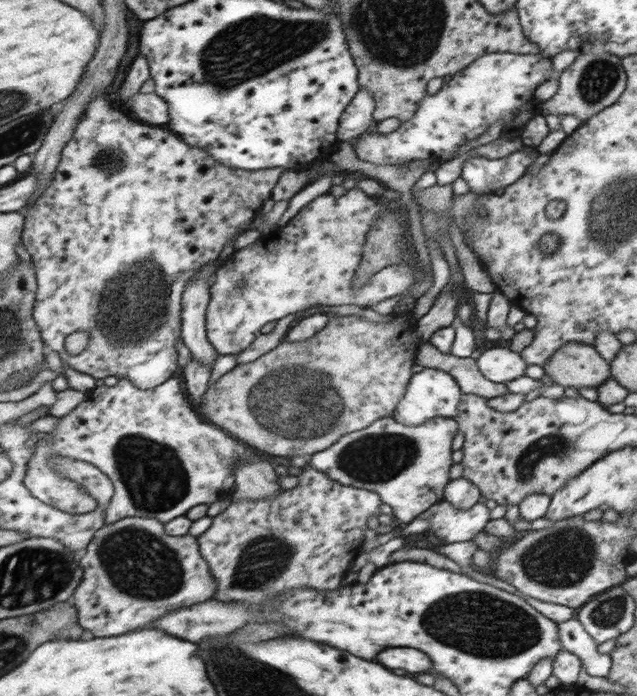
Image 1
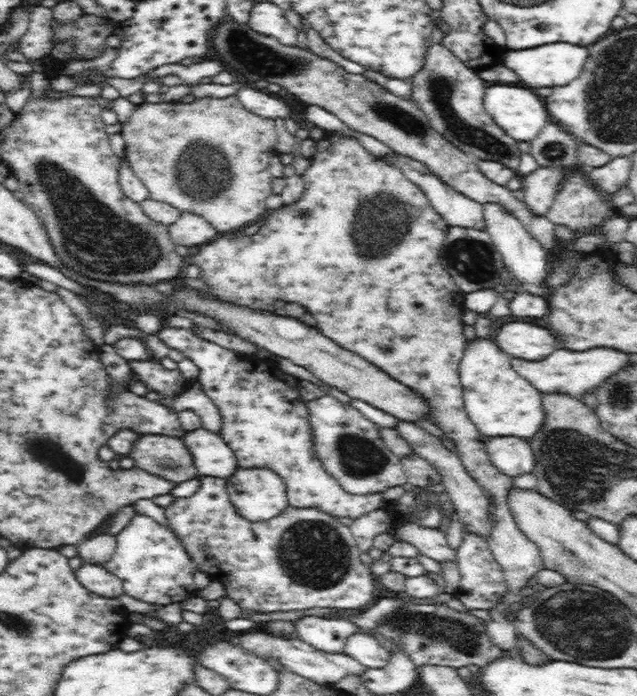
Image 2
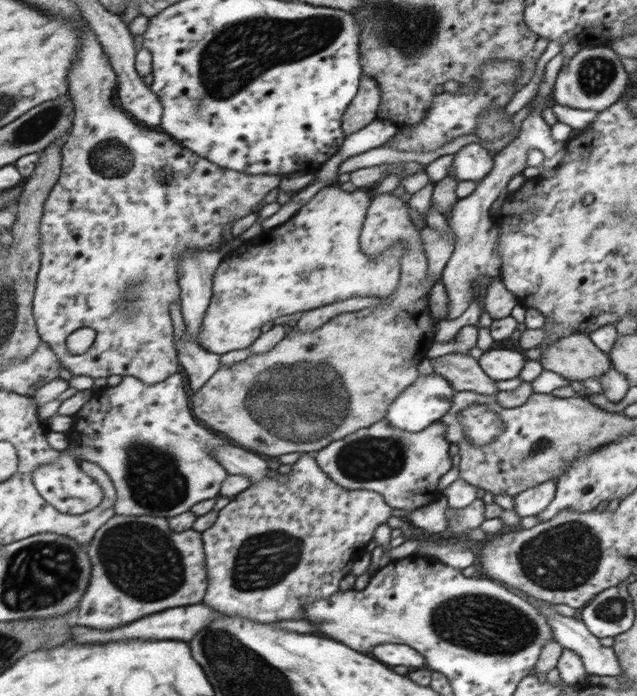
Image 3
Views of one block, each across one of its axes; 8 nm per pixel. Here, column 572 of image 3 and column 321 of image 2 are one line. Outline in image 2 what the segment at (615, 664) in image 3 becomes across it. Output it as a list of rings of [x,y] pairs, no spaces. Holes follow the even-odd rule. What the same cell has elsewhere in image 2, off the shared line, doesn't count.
[[[304,616],[295,622],[298,640],[307,642],[316,650],[328,654],[344,653],[344,644],[348,636],[358,629],[348,619],[330,619],[316,616]]]

